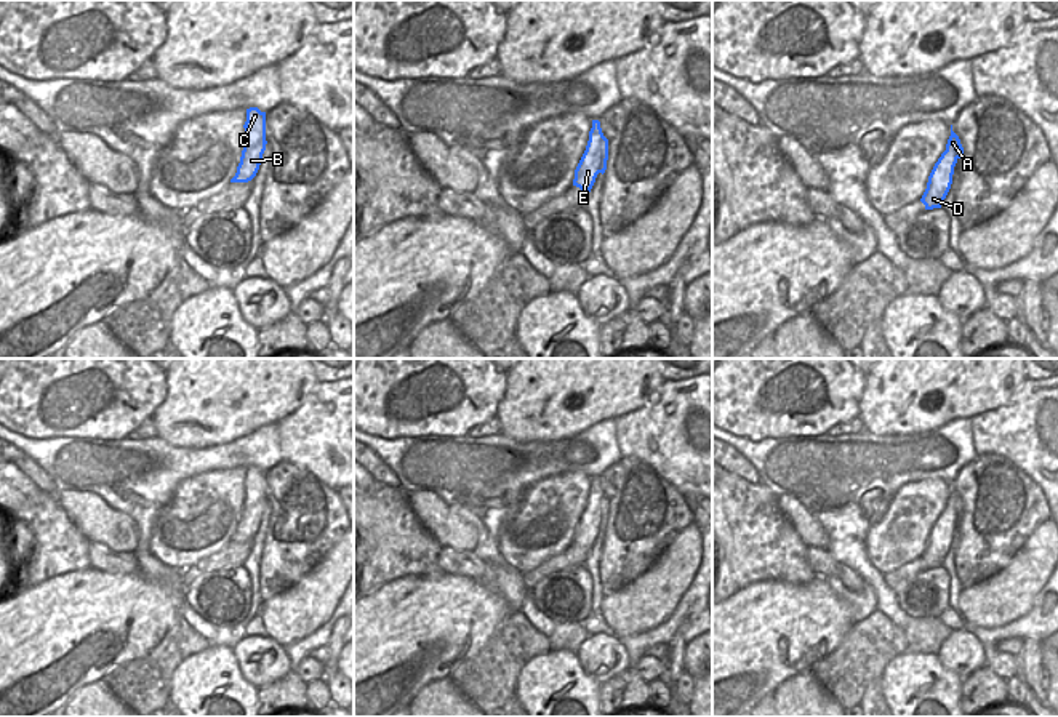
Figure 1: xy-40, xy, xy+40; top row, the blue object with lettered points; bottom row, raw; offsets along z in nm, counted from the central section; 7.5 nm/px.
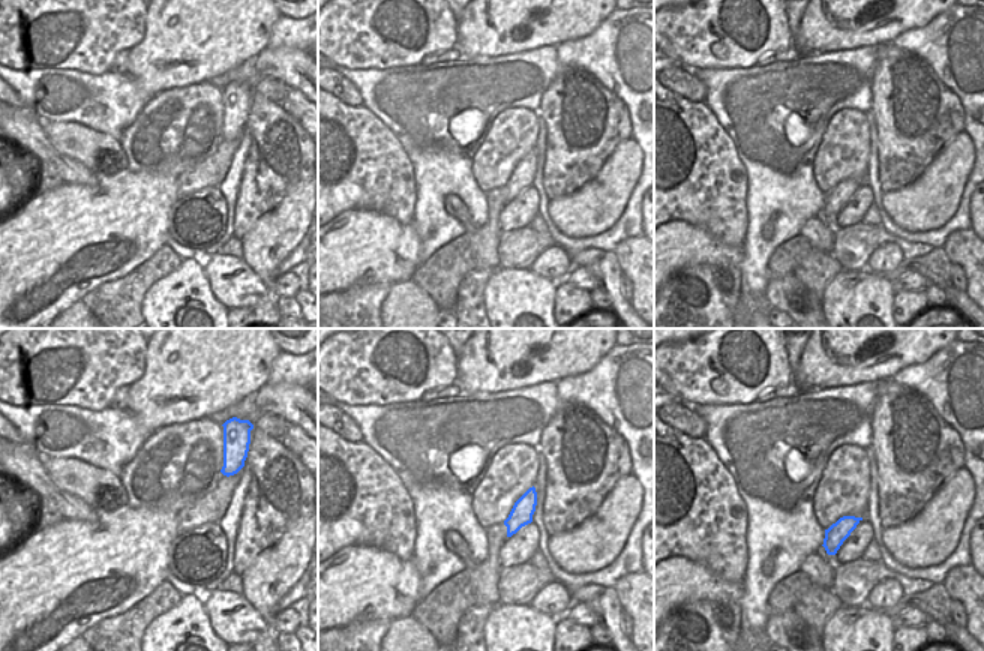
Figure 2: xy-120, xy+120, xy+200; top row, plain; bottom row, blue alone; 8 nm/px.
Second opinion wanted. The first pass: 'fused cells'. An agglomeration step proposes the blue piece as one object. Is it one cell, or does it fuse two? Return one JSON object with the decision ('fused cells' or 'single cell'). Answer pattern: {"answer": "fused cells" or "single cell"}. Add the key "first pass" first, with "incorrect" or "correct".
{"first pass": "incorrect", "answer": "single cell"}

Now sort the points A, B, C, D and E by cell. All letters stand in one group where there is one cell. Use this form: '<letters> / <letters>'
A B C D E

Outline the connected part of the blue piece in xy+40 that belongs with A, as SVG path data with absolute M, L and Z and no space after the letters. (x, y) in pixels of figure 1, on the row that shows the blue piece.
M951 125L951 136L948 139L946 150L935 163L928 176L927 189L920 198L920 202L925 205L925 210L941 208L941 203L944 202L952 184L954 166L962 157L964 147Z

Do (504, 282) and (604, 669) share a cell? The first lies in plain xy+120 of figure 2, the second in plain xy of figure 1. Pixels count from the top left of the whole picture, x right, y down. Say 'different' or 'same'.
different

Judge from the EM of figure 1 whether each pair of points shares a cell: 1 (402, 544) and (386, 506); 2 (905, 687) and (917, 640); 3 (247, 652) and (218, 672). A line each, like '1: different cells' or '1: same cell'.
1: same cell
2: different cells
3: different cells

